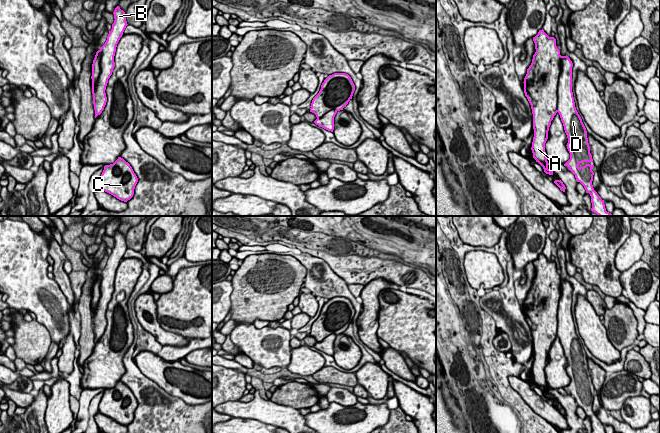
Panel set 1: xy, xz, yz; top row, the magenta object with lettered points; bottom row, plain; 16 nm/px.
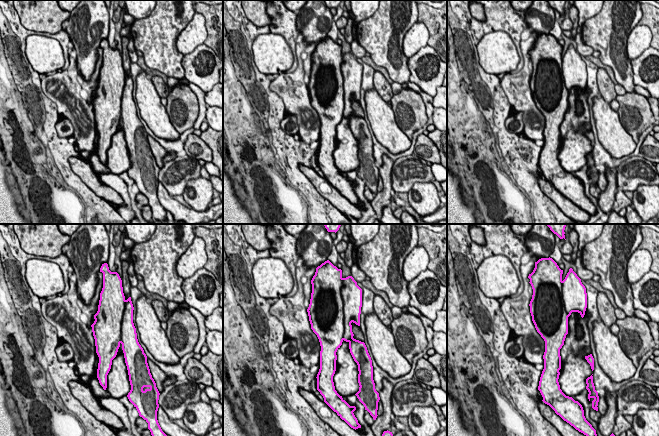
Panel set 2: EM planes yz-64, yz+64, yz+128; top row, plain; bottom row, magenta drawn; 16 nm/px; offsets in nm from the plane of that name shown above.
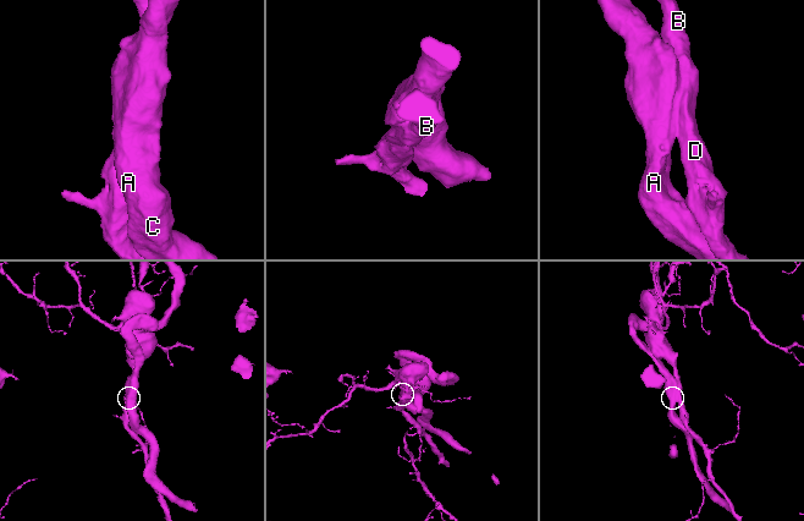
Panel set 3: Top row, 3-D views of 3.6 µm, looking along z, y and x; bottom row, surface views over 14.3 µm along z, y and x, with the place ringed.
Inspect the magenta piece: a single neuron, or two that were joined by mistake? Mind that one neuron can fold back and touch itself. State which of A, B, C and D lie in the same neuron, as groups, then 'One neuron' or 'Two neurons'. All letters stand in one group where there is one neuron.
Groups: A B C D. One neuron

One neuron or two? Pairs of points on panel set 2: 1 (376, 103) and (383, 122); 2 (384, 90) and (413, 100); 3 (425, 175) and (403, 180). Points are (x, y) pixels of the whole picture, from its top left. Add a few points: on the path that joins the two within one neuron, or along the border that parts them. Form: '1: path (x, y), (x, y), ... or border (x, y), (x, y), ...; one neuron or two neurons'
1: path (377, 108), (381, 117); one neuron
2: border (394, 94), (390, 100); two neurons
3: path (420, 175), (408, 175); one neuron

